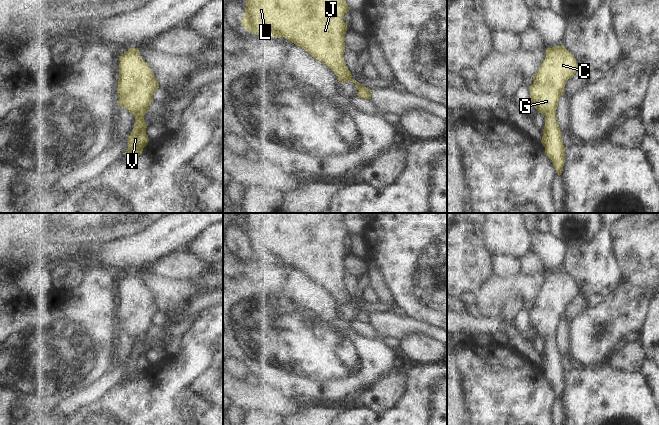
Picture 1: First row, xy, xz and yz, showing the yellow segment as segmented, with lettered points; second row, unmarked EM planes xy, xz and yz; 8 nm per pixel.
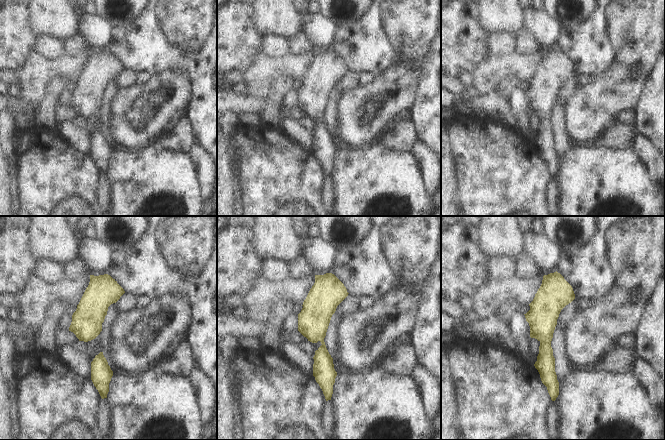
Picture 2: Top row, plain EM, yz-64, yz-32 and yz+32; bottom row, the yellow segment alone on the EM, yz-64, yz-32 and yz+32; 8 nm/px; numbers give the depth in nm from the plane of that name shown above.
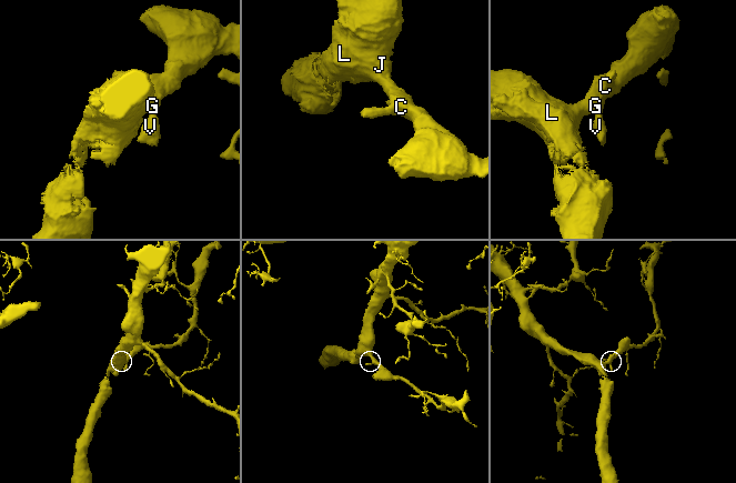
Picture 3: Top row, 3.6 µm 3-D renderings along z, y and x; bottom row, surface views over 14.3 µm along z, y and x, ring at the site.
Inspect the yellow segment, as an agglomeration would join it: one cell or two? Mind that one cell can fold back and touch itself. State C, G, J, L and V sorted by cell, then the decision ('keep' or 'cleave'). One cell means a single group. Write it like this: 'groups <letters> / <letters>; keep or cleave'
groups C G J L V; keep

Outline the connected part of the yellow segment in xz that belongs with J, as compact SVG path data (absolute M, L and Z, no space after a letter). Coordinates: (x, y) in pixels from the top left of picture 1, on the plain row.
M245 213L246 233L241 249L252 258L286 262L327 289L340 307L353 306L359 314L357 319L370 324L371 314L352 303L343 281L348 249L343 240L350 234L344 219L345 213Z

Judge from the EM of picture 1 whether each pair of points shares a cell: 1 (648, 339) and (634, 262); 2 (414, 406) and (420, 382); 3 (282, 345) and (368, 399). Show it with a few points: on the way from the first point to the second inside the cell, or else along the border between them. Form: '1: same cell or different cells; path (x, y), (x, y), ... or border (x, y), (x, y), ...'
1: different cells; border (648, 306), (645, 324), (640, 332)
2: same cell; path (418, 400), (420, 388)
3: different cells; border (386, 374), (368, 389)

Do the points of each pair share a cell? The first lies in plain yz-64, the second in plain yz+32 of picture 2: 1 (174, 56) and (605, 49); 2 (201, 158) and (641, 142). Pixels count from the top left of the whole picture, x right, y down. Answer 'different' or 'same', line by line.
1: same
2: same

